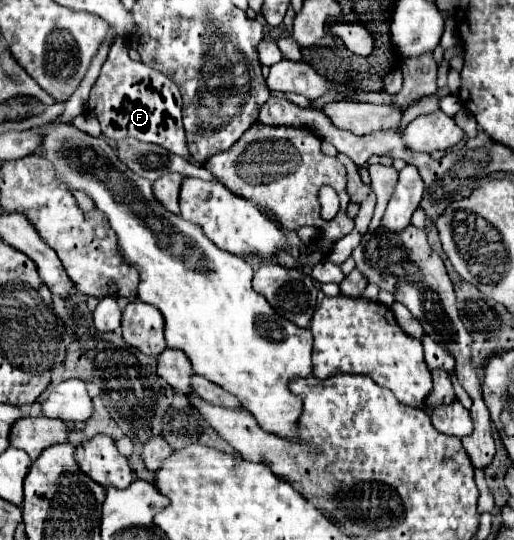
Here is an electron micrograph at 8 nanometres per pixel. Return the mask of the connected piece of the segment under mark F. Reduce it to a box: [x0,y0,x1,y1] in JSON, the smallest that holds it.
[87,38,191,160]

